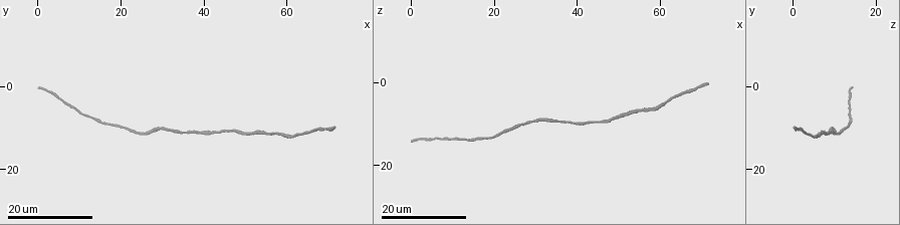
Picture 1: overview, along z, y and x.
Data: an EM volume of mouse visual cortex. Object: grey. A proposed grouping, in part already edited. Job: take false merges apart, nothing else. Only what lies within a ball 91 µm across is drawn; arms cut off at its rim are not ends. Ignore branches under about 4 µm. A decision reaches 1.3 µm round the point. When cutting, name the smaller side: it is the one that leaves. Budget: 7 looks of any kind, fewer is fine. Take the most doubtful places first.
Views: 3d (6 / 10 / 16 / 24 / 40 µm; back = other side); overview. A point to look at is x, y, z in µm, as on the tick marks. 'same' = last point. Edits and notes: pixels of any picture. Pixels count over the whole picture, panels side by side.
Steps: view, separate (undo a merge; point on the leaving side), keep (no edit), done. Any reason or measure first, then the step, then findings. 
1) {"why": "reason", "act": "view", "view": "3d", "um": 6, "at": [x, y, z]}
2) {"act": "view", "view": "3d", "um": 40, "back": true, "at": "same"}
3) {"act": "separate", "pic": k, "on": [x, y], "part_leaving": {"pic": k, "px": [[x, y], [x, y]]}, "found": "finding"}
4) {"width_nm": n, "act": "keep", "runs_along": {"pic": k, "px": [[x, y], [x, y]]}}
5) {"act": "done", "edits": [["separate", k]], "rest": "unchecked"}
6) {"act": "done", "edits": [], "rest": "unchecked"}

{"act": "view", "view": "3d", "um": 24, "at": [34.5, 11.0, 9.5]}

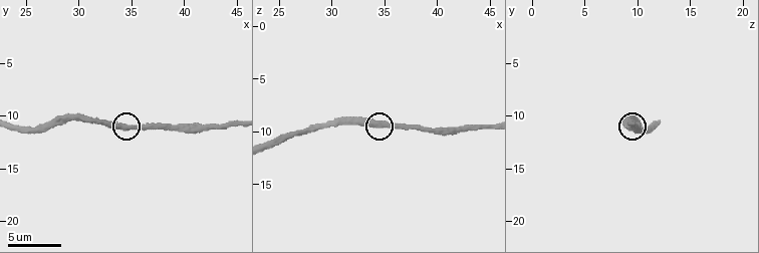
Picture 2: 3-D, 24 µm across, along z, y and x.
{"act": "view", "view": "3d", "um": 10, "at": [34.8, 11.2, 9.4]}

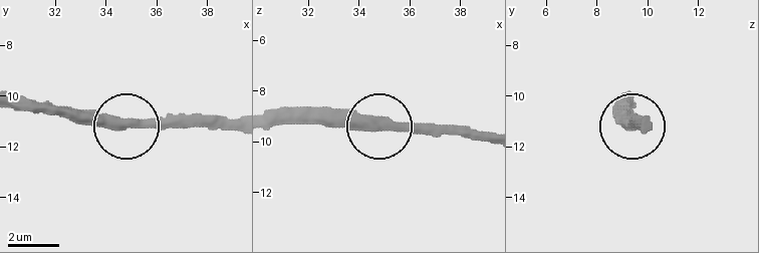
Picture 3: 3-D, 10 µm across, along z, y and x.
{"act": "keep", "runs_along": {"pic": 3, "px": [[380, 129], [291, 124]]}, "found": "continuous, no second neuron"}

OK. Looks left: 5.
{"act": "view", "view": "3d", "um": 24, "at": [13.0, 8.0, 13.5]}

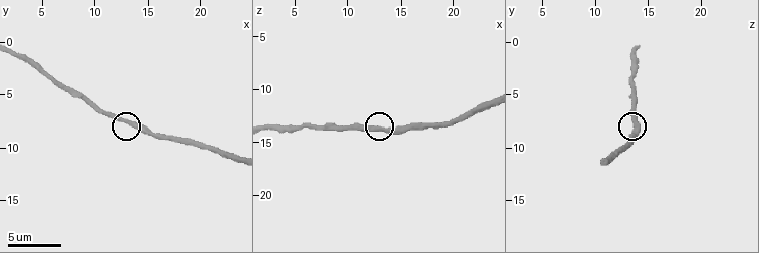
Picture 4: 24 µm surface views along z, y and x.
{"act": "view", "view": "3d", "um": 10, "at": [13.0, 7.8, 13.6]}

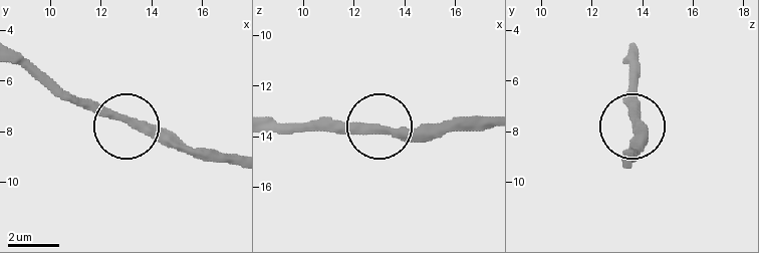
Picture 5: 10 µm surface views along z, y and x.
{"width_nm": 320, "act": "keep", "runs_along": {"pic": 5, "px": [[484, 119], [439, 129], [305, 129]]}, "found": "all the same neuron"}

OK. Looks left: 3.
{"why": "sudden change in width", "act": "view", "view": "3d", "um": 16, "at": [5.0, 2.8, 13.6]}

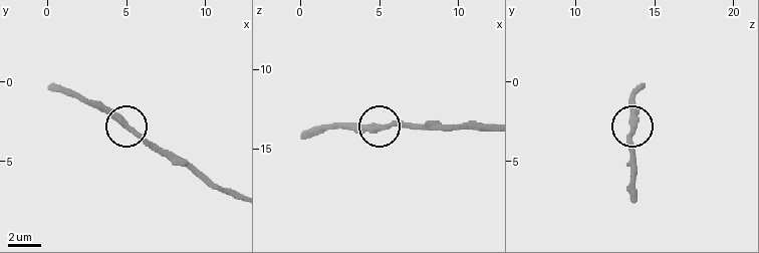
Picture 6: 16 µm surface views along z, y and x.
{"act": "view", "view": "3d", "um": 16, "back": true, "at": [4.9, 2.9, 13.6]}

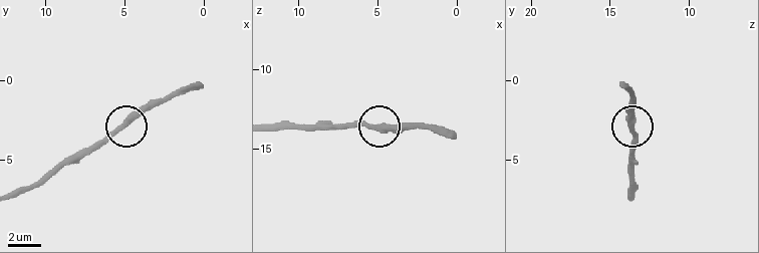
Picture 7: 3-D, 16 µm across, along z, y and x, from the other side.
{"width_nm": 360, "act": "keep", "runs_along": {"pic": 7, "px": [[17, 194], [41, 185], [66, 165], [106, 143], [158, 99]]}, "found": "continuous, no second neuron"}

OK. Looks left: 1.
{"act": "done", "edits": [], "rest": "unchecked"}

